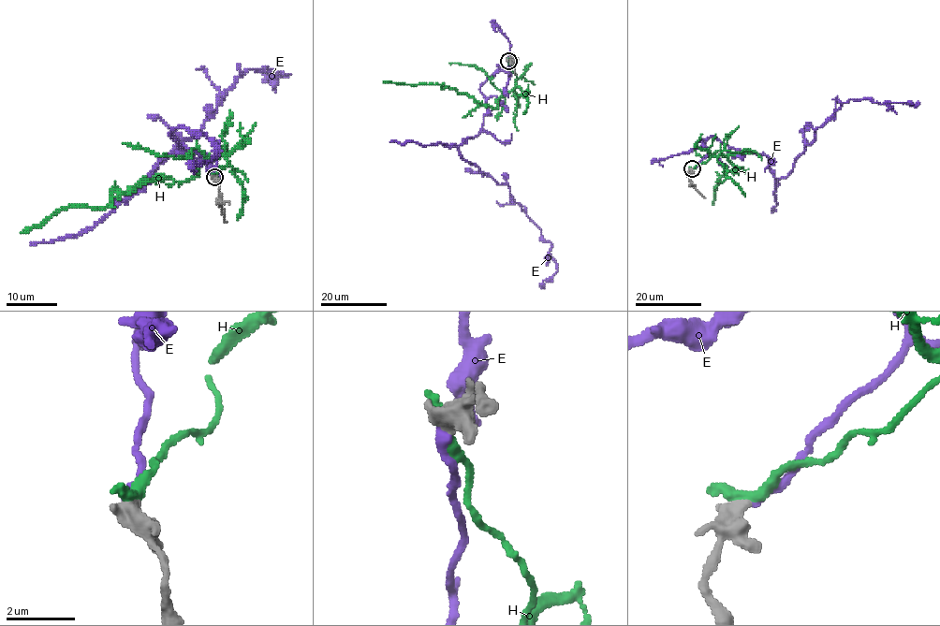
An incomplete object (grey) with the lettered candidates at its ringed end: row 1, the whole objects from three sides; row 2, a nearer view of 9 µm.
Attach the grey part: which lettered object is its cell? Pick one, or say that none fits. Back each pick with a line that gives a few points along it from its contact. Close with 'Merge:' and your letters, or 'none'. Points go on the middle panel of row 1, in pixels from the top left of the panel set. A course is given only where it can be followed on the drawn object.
E: via (508, 62), (479, 89), (488, 112), (459, 153), (506, 184), (551, 244), (544, 287)
Merge: E

